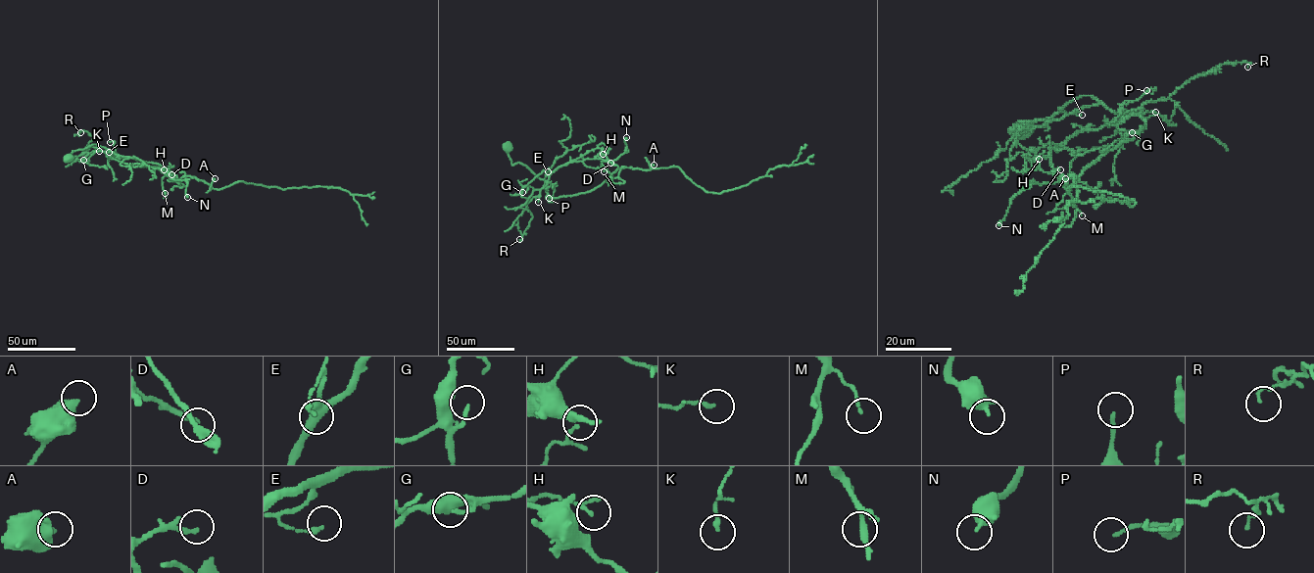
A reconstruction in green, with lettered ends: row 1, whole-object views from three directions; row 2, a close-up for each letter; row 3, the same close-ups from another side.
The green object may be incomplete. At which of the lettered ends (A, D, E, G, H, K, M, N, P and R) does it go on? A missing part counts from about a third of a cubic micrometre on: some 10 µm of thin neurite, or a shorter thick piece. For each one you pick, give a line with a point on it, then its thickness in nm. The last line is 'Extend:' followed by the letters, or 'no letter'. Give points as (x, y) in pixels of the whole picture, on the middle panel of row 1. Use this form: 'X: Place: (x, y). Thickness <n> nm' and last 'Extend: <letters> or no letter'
Extend: no letter

